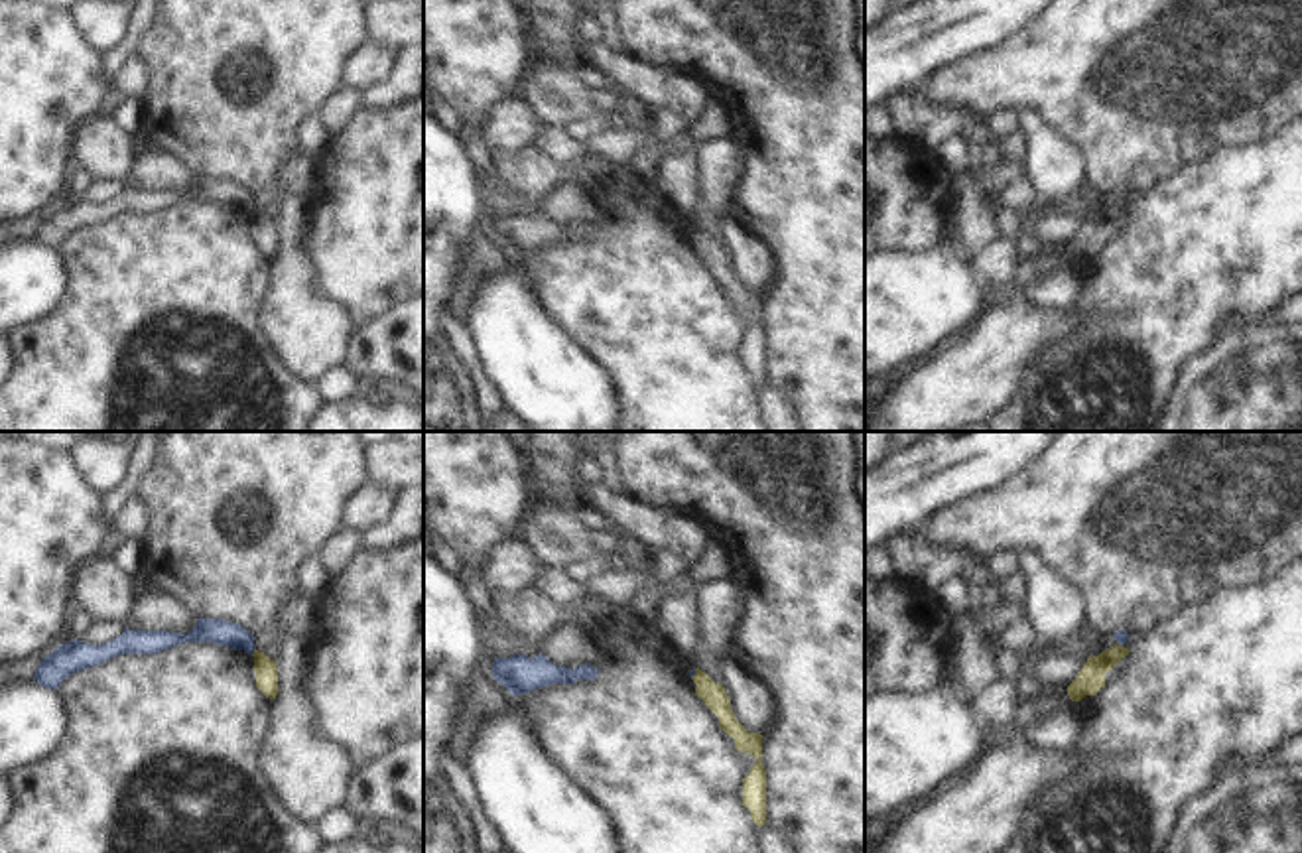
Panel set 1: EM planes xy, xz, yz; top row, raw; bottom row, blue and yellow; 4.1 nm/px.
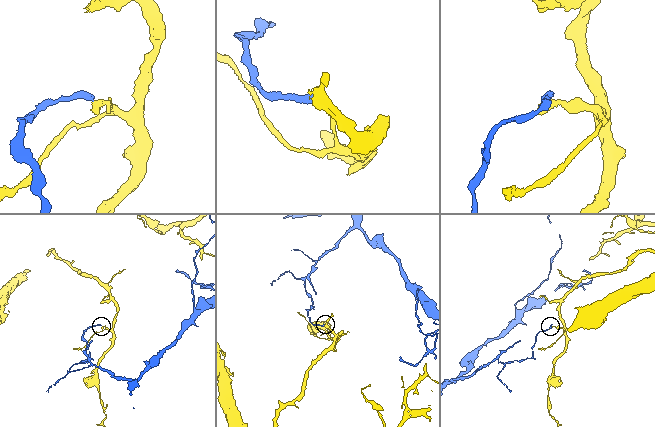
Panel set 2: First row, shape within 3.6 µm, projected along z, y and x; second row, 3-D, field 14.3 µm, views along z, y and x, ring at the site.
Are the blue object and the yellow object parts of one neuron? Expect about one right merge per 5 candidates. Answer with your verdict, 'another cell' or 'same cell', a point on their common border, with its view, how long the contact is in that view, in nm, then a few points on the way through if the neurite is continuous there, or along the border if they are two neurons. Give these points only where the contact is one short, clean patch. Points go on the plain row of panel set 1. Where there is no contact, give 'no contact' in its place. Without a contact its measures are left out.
another cell; meets blue in xz at (694, 231); contact 50 nm long; border along xz (696, 227), (692, 237)

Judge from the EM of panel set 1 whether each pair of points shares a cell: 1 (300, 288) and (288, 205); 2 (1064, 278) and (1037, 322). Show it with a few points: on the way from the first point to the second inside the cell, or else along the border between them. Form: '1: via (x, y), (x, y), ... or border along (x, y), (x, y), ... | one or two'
1: via (292, 268), (292, 225) | one
2: border along (1021, 286), (1033, 302), (1060, 310) | two

